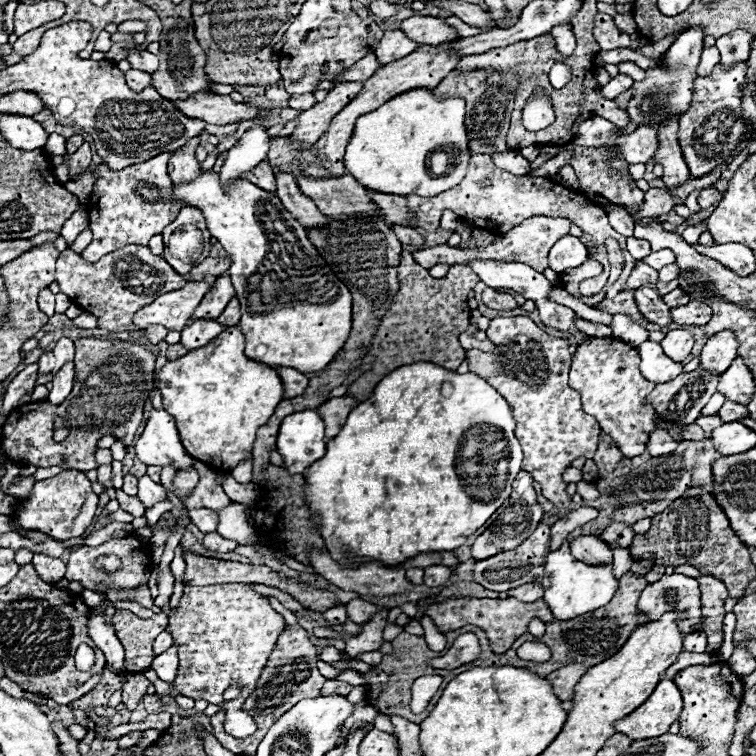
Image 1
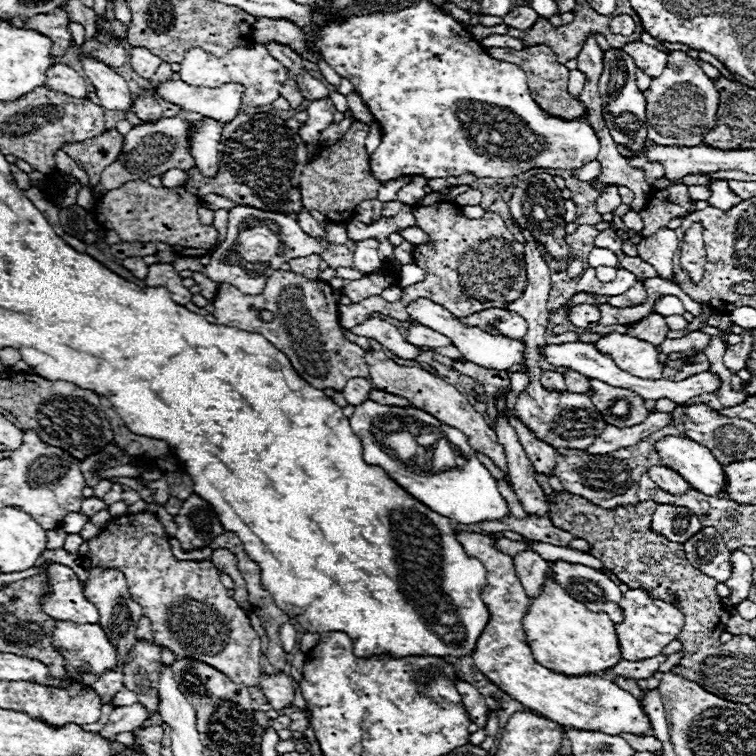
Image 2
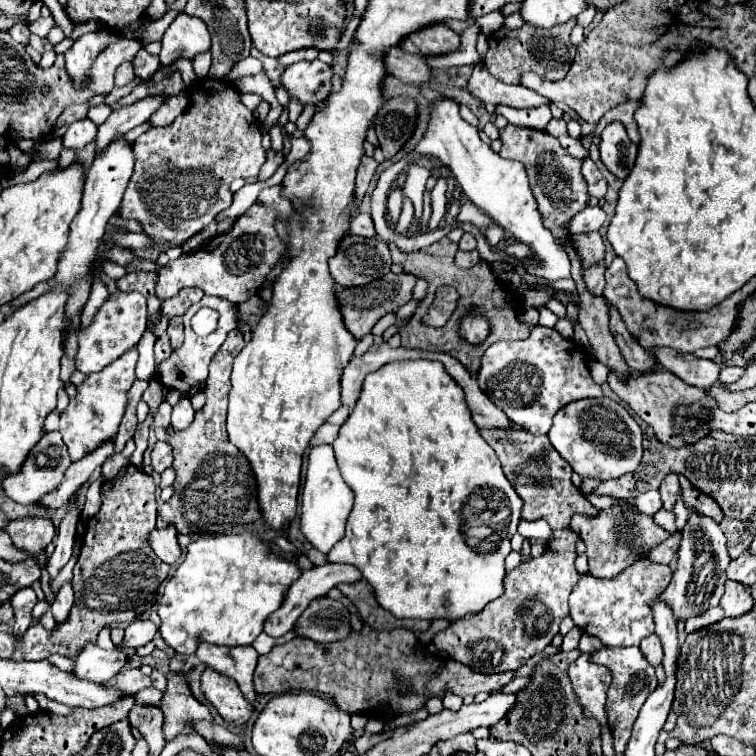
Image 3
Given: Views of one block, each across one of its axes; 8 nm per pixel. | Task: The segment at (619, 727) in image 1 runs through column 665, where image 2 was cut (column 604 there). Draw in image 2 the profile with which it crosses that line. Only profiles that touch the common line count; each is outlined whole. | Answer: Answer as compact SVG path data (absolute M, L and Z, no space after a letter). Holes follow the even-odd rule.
M458 532L456 536L464 552L468 556L478 558L484 564L486 580L488 580L482 598L486 600L492 618L484 634L480 636L472 656L478 670L492 684L504 690L510 698L518 700L526 708L538 712L540 716L560 726L588 730L588 732L602 732L610 736L620 736L620 734L646 736L652 730L650 718L642 710L642 702L634 698L630 692L618 688L614 682L604 680L600 676L564 676L544 668L534 660L522 628L522 618L528 612L530 600L516 576L512 556L498 552L492 546L494 538L490 536L472 534L472 532Z

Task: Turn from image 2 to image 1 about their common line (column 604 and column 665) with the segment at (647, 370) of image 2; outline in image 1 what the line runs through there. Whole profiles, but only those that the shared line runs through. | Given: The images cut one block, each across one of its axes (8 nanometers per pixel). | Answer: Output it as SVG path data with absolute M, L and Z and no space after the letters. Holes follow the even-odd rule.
M670 330L664 340L660 342L660 346L664 348L666 356L670 356L672 360L682 362L694 346L694 336L688 330Z

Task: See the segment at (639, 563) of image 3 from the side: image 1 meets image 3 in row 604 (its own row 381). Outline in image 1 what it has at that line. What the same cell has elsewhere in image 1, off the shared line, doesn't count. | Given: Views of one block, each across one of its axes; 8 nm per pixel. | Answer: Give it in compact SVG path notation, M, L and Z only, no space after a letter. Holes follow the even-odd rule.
M588 338L582 344L582 358L574 358L570 370L570 388L582 394L584 410L598 420L608 436L612 436L620 452L624 452L624 458L640 456L646 450L656 418L654 408L644 406L646 394L656 384L640 374L638 364L640 354L630 344L616 338Z

